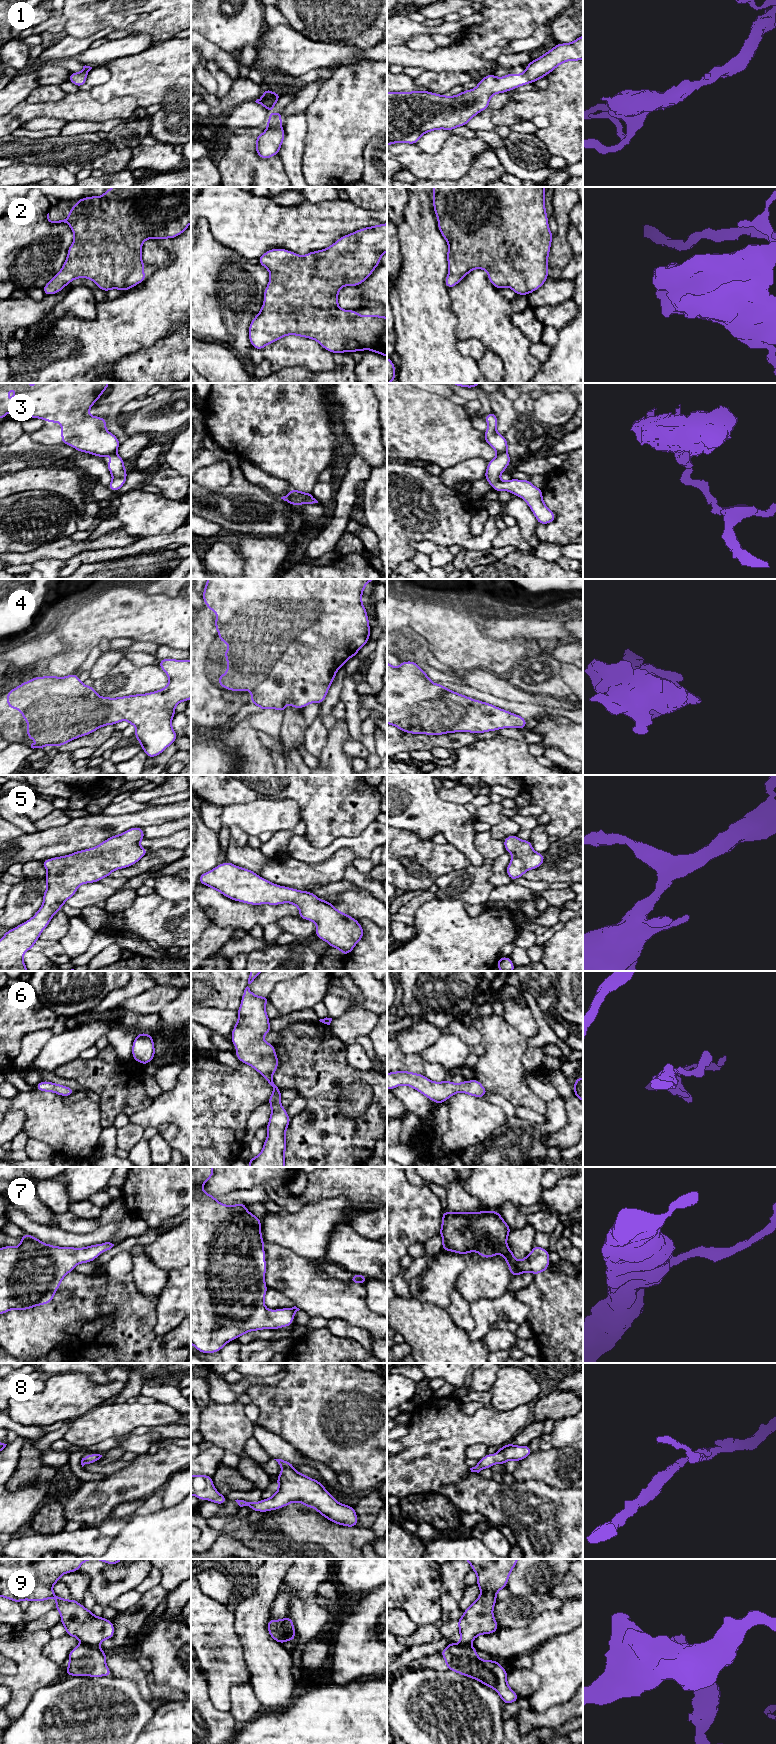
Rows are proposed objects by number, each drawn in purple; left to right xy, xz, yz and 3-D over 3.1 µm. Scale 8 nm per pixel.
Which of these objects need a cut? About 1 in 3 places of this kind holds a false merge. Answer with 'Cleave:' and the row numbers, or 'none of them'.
Cleave: 3, 9

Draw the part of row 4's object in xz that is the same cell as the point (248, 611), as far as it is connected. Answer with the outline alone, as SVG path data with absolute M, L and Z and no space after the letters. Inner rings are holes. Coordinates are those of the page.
M208 579L203 590L203 601L212 612L217 613L215 629L219 633L219 641L226 642L231 647L230 650L223 651L227 659L227 673L219 675L217 685L230 691L250 690L251 703L259 706L262 711L273 708L284 713L288 702L292 708L301 709L310 703L322 704L338 669L349 658L355 657L370 639L369 620L362 604L362 593L366 583L373 580L375 579Z

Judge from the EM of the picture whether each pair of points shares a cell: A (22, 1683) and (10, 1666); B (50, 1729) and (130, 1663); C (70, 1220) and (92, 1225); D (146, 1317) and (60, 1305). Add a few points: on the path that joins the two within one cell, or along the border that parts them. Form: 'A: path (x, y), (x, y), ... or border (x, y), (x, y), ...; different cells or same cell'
A: border (10, 1657), (16, 1665), (16, 1673), (13, 1676); different cells
B: border (113, 1675), (119, 1678), (132, 1679), (136, 1685); different cells
C: path (75, 1225), (87, 1225); same cell
D: path (125, 1317), (110, 1317), (105, 1313), (81, 1313); same cell

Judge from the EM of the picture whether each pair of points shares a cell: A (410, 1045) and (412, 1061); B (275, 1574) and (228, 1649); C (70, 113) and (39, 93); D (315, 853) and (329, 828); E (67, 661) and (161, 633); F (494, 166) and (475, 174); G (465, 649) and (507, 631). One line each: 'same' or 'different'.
A: different
B: different
C: different
D: different
E: same
F: same
G: different

